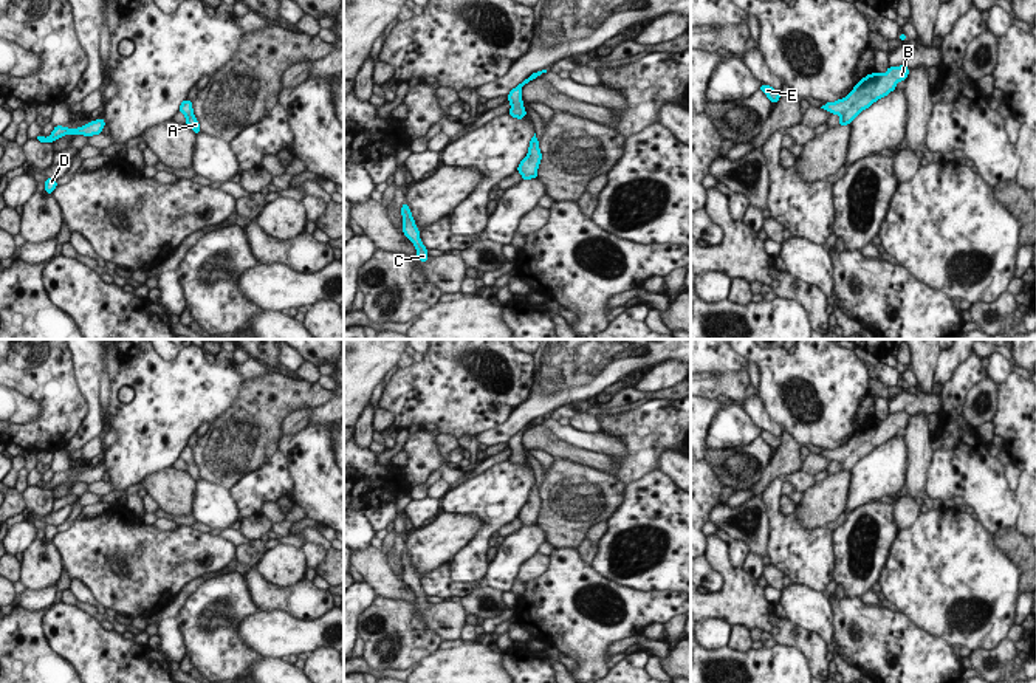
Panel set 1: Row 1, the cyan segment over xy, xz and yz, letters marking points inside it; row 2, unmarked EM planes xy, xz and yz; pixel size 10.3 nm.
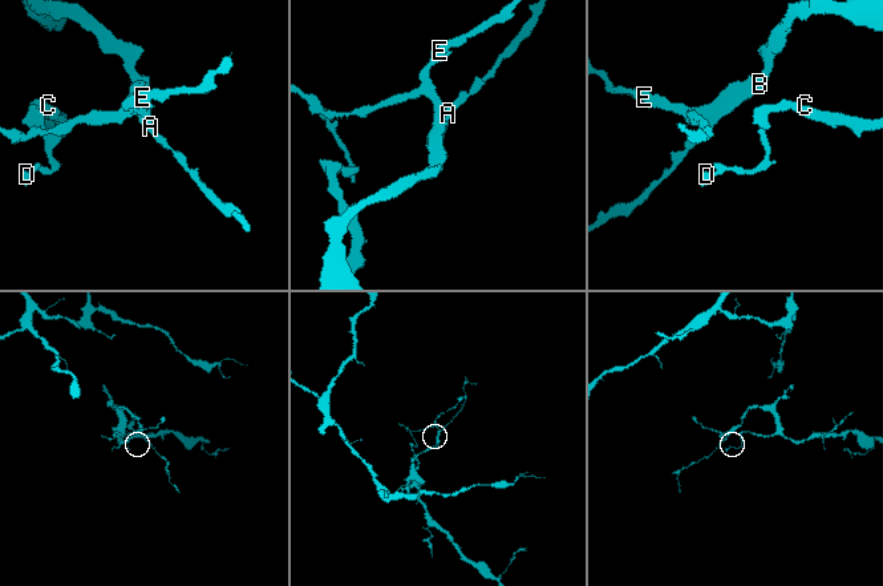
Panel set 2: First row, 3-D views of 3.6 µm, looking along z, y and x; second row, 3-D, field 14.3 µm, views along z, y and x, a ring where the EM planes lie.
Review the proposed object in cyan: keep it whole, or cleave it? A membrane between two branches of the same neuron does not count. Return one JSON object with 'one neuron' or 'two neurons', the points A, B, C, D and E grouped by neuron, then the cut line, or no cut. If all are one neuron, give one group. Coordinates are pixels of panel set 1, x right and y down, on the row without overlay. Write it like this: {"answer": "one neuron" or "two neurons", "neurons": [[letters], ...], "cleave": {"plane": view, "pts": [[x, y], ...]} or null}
{"answer": "one neuron", "neurons": [["A", "B", "C", "D", "E"]], "cleave": null}

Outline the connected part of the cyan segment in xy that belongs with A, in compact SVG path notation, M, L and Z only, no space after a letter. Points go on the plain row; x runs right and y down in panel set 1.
M183 448L178 458L181 458L186 463L186 472L189 472L195 482L200 480L200 469L194 463L192 448Z

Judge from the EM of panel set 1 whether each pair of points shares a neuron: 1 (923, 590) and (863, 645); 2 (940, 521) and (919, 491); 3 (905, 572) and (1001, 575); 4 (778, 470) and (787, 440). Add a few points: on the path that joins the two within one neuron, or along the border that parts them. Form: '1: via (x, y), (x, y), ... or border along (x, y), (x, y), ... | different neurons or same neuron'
1: border along (898, 610), (929, 634) | different neurons
2: border along (942, 504), (929, 511) | different neurons
3: via (928, 573), (977, 575) | same neuron
4: via (784, 462), (787, 459), (787, 448) | same neuron

